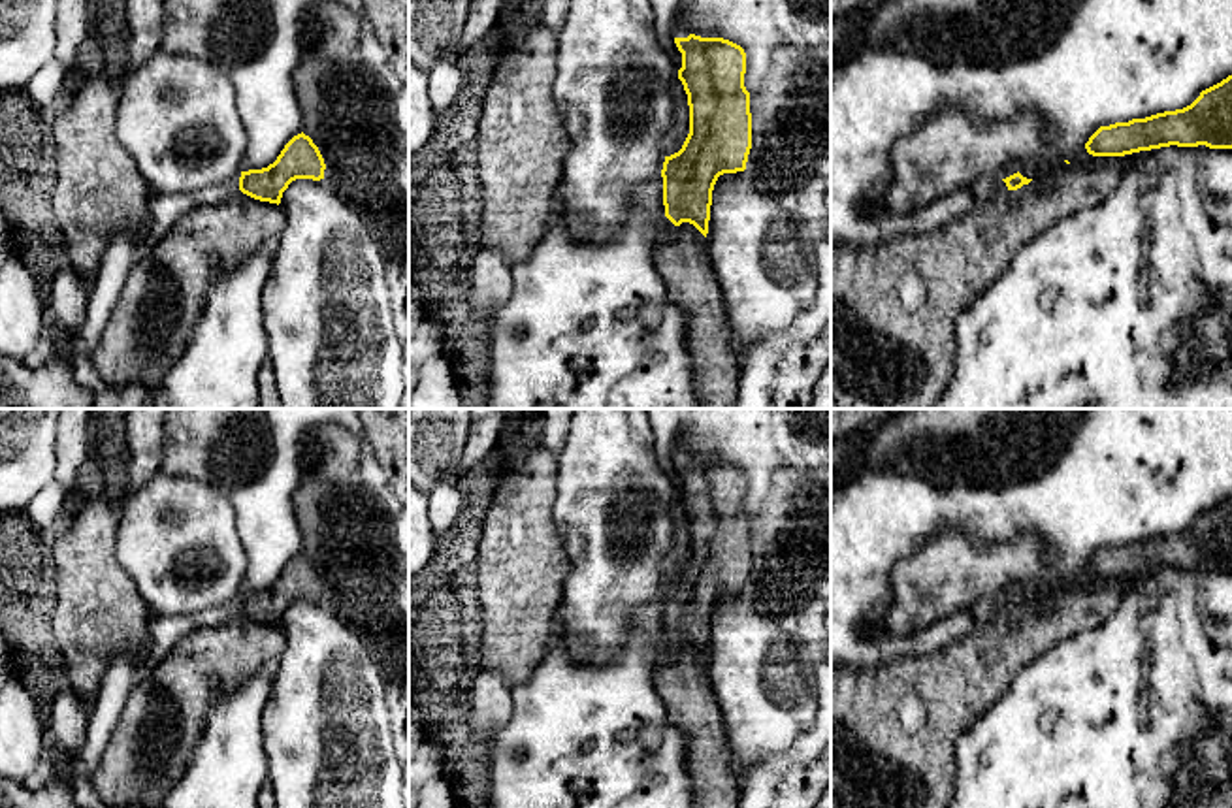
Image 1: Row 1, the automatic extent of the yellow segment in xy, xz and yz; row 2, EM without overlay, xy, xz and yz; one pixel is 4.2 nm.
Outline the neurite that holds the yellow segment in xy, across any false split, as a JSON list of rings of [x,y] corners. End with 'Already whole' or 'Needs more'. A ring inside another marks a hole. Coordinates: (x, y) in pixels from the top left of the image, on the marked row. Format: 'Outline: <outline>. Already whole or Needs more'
Outline: [[[303,132],[294,136],[277,160],[262,170],[241,171],[239,190],[254,200],[281,203],[283,192],[296,179],[324,179],[324,158]]]. Already whole

